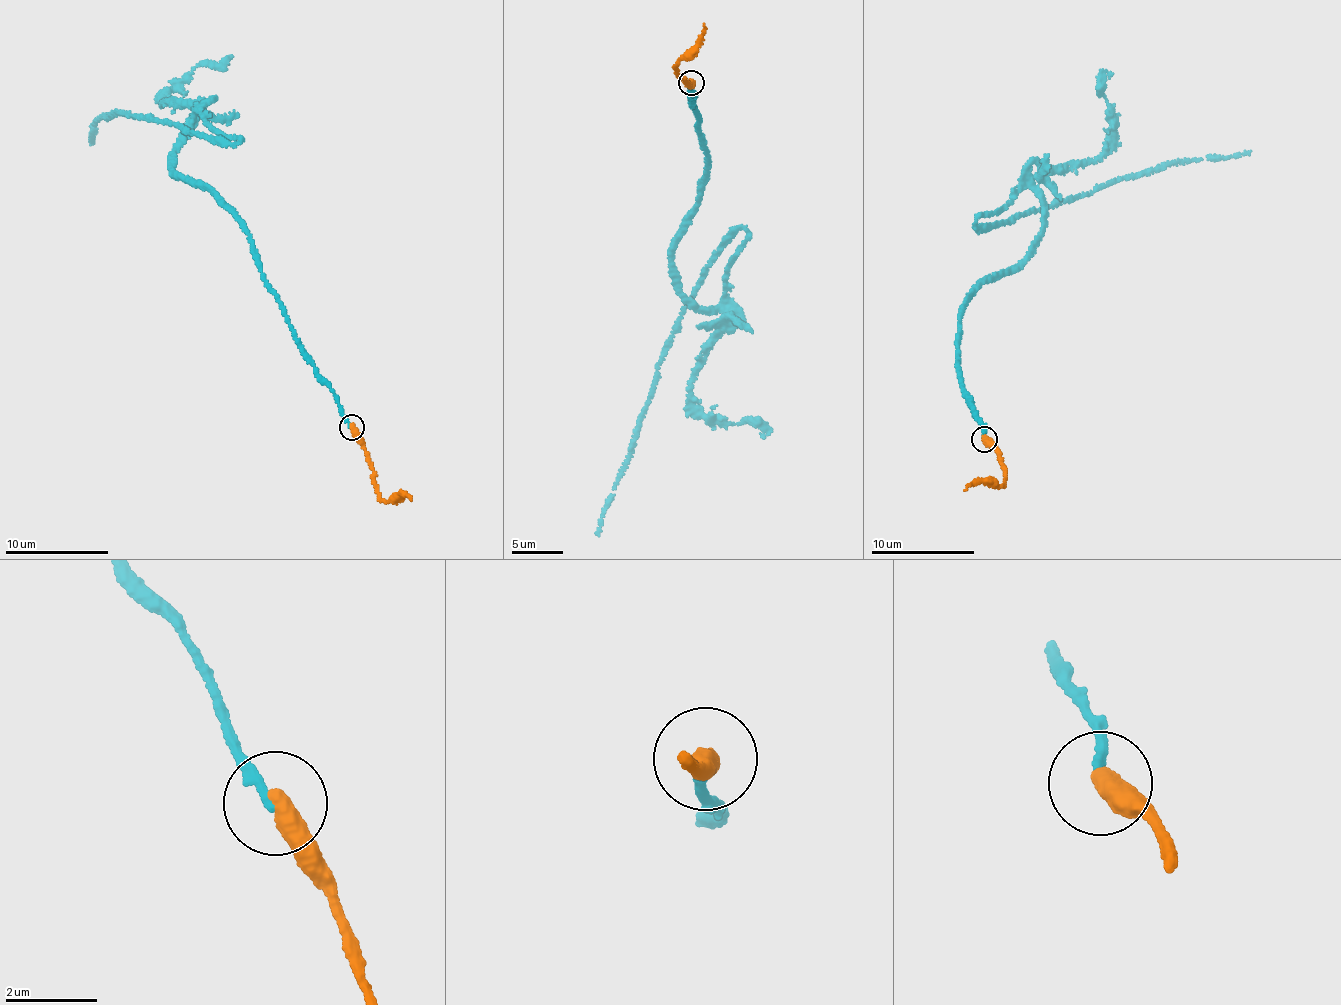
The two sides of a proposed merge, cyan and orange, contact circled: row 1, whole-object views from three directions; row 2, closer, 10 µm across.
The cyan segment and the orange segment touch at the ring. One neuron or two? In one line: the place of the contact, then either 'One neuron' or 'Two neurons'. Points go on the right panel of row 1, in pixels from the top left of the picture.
Place: (984, 439). Two neurons

